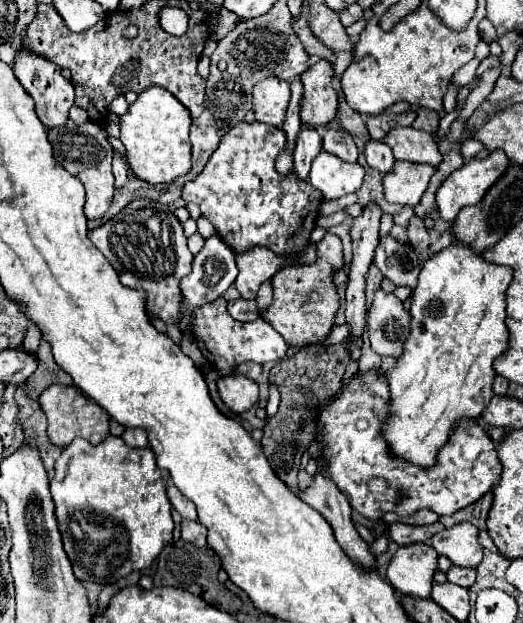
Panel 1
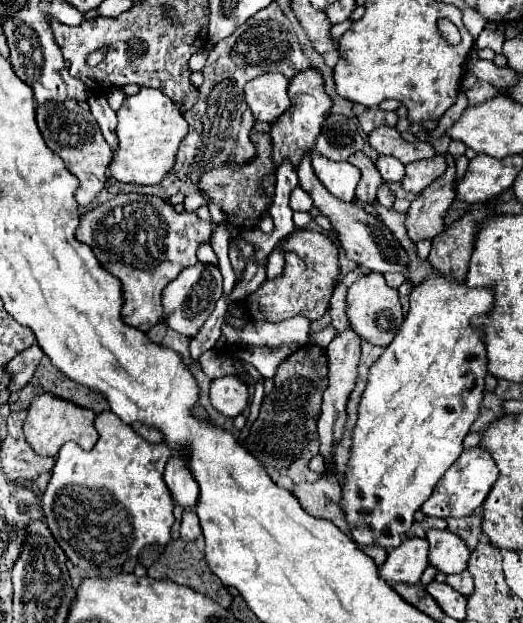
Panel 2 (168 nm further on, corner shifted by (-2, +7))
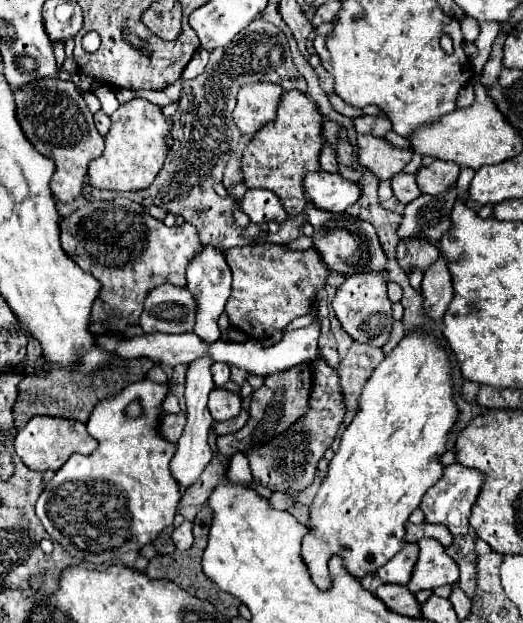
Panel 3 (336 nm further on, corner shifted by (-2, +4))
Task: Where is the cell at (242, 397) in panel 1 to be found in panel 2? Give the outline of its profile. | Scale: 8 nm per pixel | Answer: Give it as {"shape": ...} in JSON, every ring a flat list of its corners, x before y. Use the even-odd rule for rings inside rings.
{"shape":[[227,375,211,381,209,397,217,411,227,417,237,417,247,407,249,389,247,383,243,383,237,375]]}

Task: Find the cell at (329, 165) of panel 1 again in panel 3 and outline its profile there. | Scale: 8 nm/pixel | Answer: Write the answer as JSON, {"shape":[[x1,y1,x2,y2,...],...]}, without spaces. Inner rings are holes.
{"shape":[[323,170,311,172,303,178,303,192,307,202,315,204,315,208,333,214,345,212,361,196,361,188,355,182]]}

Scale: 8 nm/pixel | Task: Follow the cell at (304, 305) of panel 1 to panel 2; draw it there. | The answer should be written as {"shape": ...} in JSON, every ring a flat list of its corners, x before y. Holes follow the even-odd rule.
{"shape":[[305,229,293,231,289,235,289,239,283,243,283,247,285,247,285,269,283,269,283,273,271,281,265,281,253,295,249,295,245,299,247,315,253,321,285,321,285,319,295,317,295,315,303,315,309,321,317,321,329,309,329,299,333,295,335,283,339,277,339,251,337,251,335,243,325,233,315,233,315,231,305,231]]}

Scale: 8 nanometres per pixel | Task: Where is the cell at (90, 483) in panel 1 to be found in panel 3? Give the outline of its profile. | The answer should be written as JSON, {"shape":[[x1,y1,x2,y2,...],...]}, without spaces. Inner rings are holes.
{"shape":[[185,364,173,368,173,378,167,384,155,384,147,378,133,382,119,396,109,396,103,404,97,404,87,422,87,432,99,442,97,450,89,456,73,454,41,492,35,512,43,528,77,562,89,564,91,568,111,566,121,554,141,550,173,524,181,498,179,484,175,484,169,470,175,444,165,442,155,432,155,420,163,416,163,400,171,386,185,382,185,370],[139,398,143,416,139,420,127,420,127,404]]}

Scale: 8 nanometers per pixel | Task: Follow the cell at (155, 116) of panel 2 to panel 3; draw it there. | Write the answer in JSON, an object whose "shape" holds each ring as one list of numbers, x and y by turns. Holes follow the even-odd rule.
{"shape":[[135,98,123,106,119,106,111,116,111,128,105,134,105,150,99,158,95,158,87,172,87,184,99,190,143,190,147,188,155,176,159,174,169,150,165,146,165,134,171,132,173,122,165,118,161,108,151,104,149,100]]}

